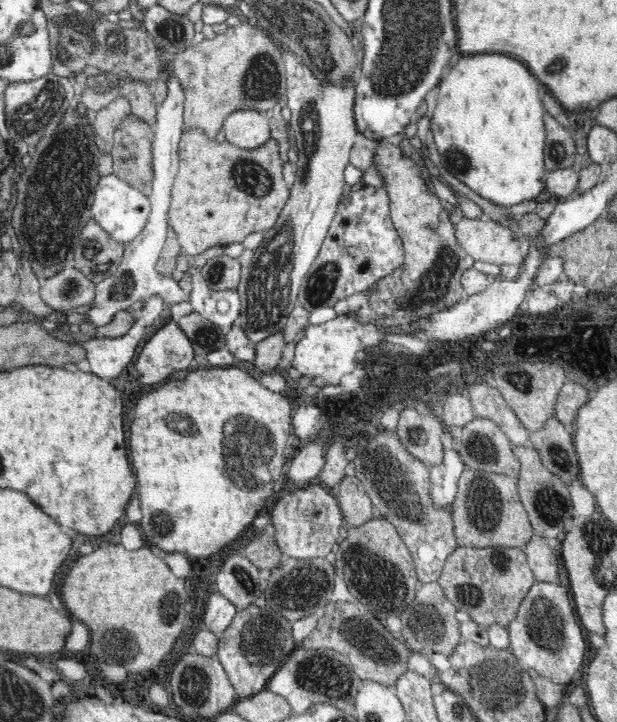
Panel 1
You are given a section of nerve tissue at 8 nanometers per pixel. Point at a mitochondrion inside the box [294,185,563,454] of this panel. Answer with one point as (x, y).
(428, 289)

